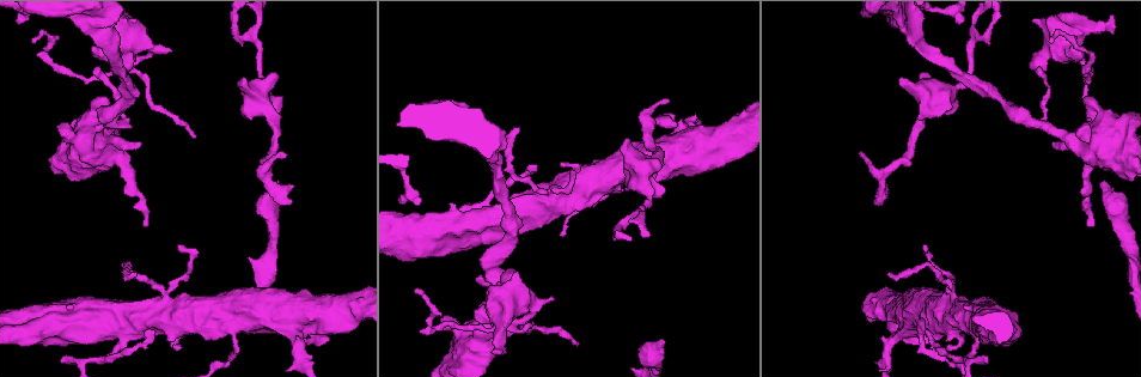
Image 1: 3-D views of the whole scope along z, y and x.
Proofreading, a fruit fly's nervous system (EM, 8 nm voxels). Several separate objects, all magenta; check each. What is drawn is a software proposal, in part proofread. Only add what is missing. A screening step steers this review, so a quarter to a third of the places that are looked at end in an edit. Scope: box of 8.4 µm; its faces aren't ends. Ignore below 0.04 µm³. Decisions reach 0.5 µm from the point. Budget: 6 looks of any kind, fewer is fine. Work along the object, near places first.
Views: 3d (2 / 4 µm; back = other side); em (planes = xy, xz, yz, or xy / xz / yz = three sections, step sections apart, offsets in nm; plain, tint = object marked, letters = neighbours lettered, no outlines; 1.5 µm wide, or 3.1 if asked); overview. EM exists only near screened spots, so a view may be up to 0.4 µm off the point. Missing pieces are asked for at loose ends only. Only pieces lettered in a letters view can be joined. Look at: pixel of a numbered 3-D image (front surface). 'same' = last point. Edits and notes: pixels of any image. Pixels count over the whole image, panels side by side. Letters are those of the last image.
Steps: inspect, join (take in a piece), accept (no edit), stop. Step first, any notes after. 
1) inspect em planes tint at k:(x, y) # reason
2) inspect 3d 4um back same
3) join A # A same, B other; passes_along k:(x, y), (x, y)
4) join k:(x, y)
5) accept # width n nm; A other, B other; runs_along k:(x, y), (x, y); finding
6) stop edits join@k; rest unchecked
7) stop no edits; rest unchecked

inspect 3d 4um back at 1:(1089, 126) # an open end

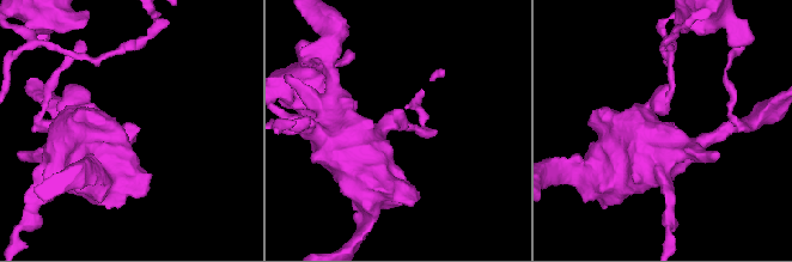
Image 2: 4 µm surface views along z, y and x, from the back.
inspect em planes letters at 2:(138, 129)

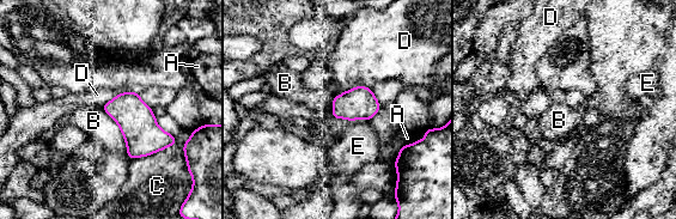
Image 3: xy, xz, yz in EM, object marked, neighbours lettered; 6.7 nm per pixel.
accept # longest_contact B 400 nm; A other, B other, C other, D other, E other; border 3:(102, 107), (120, 128), (129, 157); no lettered piece goes on from it

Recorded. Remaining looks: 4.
inspect em yz step 4 letters at 1:(661, 345) # free end

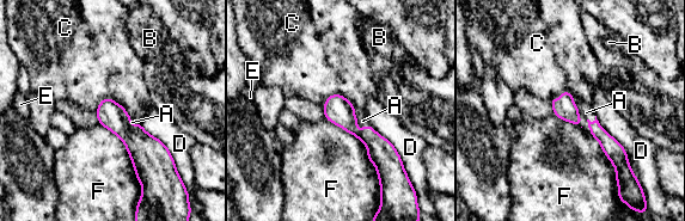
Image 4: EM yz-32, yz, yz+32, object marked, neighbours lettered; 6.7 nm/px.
join A # longest_contact F 550 nm; A same, B other, C other, D other, E other, F other; it goes on there

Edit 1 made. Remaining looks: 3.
inspect overview # redraw

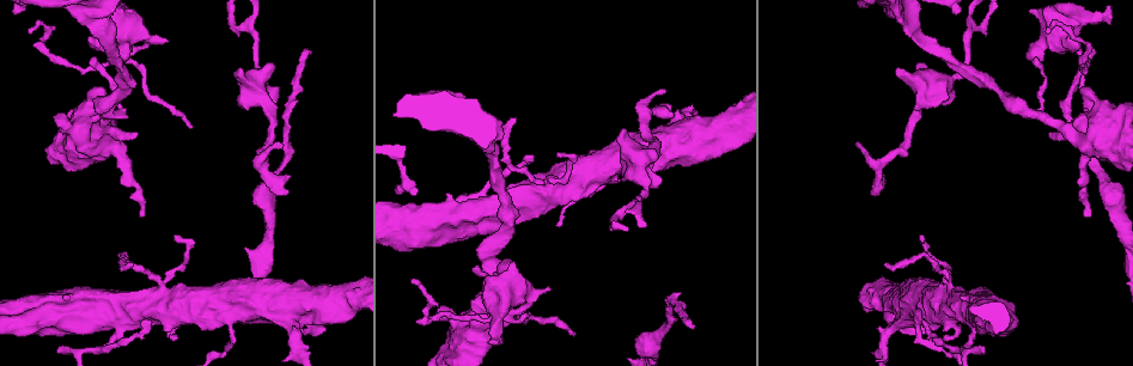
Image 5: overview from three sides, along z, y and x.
inspect em xy step 8 letters at 5:(175, 336) # thick end

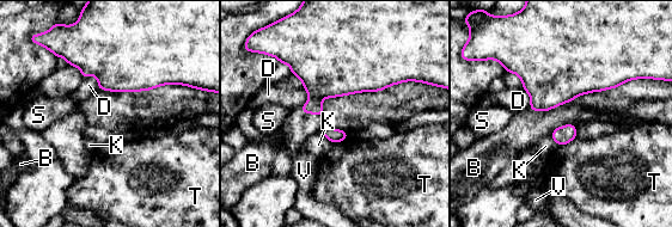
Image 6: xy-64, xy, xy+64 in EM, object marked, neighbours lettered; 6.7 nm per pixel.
inspect em planes letters same

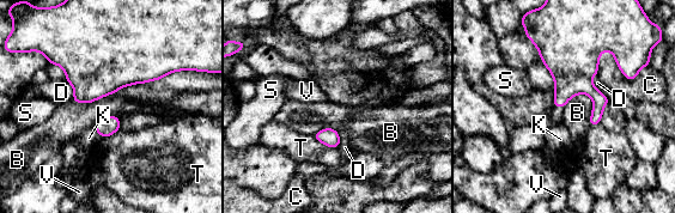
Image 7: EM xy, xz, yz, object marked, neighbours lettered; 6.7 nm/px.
join V # B other, C other, D other, K other, S other, T other, V same; it goes on there

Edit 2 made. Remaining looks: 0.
stop edits join@4, join@7; rest unchecked

